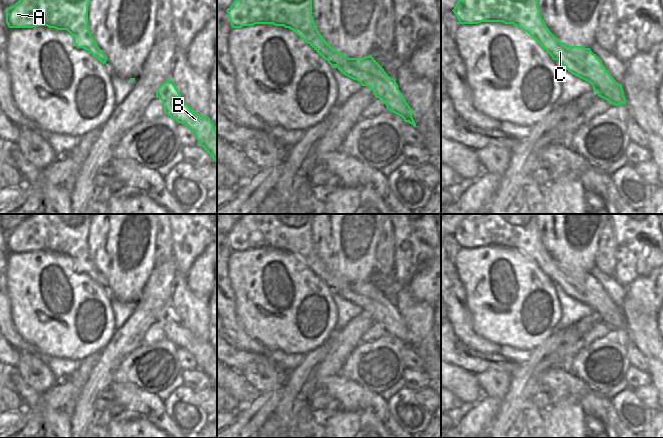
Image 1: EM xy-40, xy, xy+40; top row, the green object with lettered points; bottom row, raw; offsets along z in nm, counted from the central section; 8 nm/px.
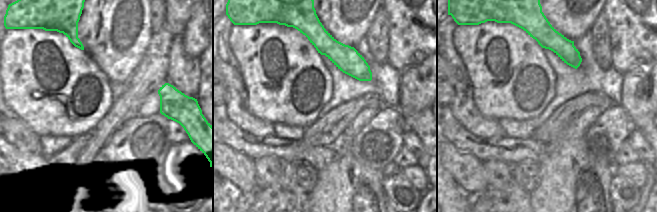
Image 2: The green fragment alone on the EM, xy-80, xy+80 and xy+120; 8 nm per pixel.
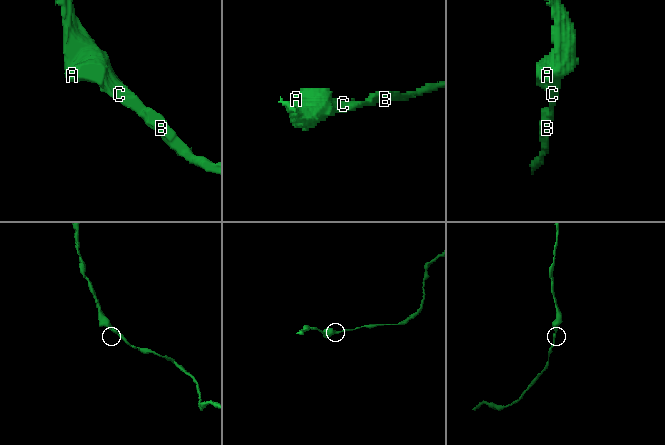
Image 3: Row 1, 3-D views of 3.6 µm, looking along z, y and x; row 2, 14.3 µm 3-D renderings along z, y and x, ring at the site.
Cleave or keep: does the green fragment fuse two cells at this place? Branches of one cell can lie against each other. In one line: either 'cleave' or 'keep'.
keep

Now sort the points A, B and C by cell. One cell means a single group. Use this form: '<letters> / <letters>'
A B C

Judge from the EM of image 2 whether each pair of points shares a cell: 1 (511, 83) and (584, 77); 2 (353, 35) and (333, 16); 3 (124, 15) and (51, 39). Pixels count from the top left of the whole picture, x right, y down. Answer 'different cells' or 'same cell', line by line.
1: different cells
2: same cell
3: different cells

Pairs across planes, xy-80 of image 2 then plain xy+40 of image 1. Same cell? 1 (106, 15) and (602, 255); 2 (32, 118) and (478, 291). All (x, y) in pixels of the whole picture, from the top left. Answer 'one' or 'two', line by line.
1: two
2: one

